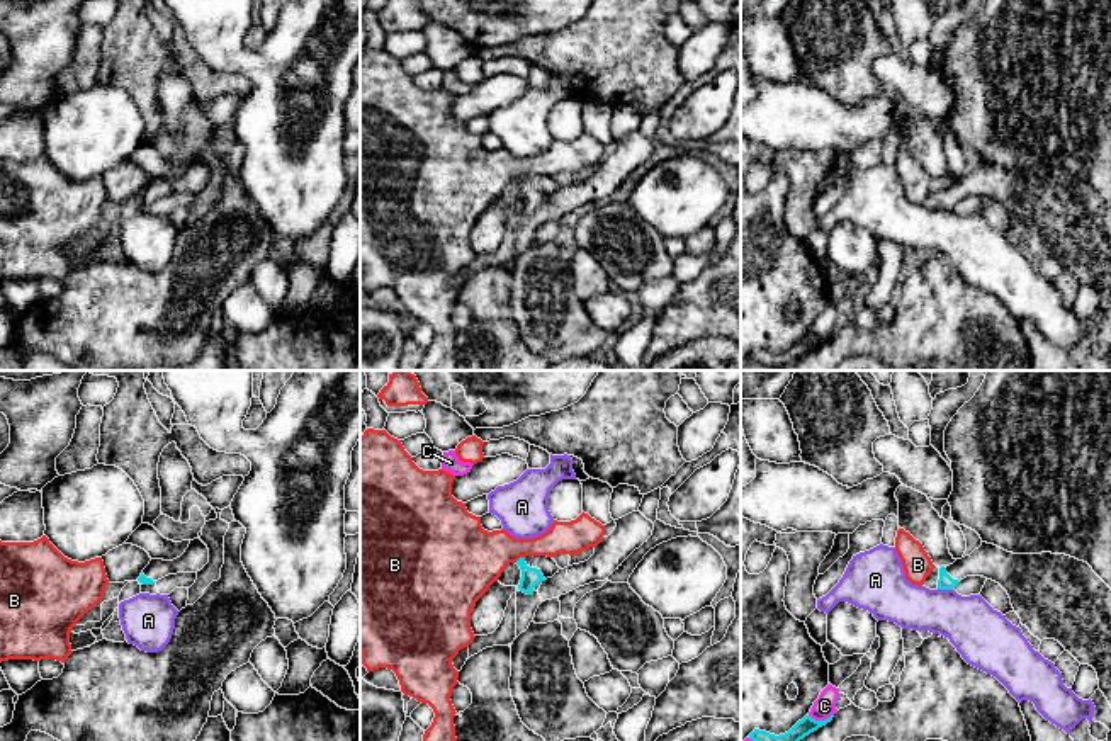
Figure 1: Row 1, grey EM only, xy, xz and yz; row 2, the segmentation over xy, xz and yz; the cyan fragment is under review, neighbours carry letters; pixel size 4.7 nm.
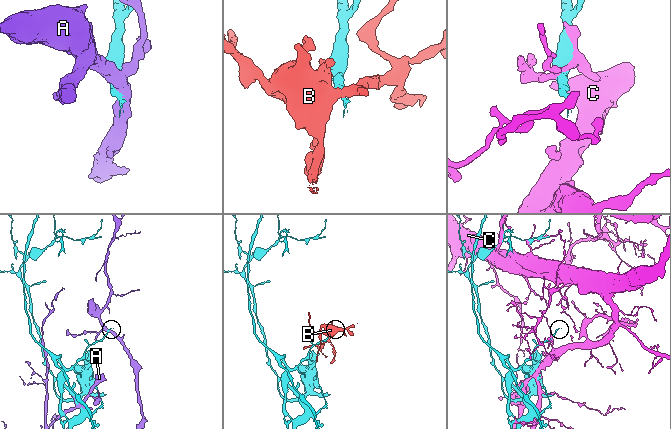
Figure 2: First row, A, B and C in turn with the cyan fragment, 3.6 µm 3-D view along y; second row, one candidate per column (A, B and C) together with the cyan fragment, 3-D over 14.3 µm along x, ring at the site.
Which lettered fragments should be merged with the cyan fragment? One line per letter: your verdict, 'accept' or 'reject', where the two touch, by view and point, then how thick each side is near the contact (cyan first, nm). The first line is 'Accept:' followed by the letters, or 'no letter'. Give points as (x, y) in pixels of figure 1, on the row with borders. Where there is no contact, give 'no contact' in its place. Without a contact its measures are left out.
Accept: no letter
A: reject | yz (945, 588) | 70/260 nm
B: reject | xz (520, 558) | 90/320 nm
C: reject | yz (821, 721) | 80/100 nm

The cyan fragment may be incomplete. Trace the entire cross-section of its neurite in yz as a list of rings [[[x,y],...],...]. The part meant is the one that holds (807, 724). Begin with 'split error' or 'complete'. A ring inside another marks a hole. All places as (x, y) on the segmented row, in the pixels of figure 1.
complete; [[[834,714],[826,719],[826,721],[815,721],[812,719],[810,716],[805,716],[802,721],[798,721],[788,733],[785,734],[780,734],[780,736],[775,736],[775,734],[770,734],[766,731],[759,731],[759,729],[754,729],[751,734],[749,734],[749,739],[753,741],[800,741],[804,739],[805,736],[809,736],[810,733],[817,731],[819,727],[826,726],[827,722],[831,722],[834,717]]]

